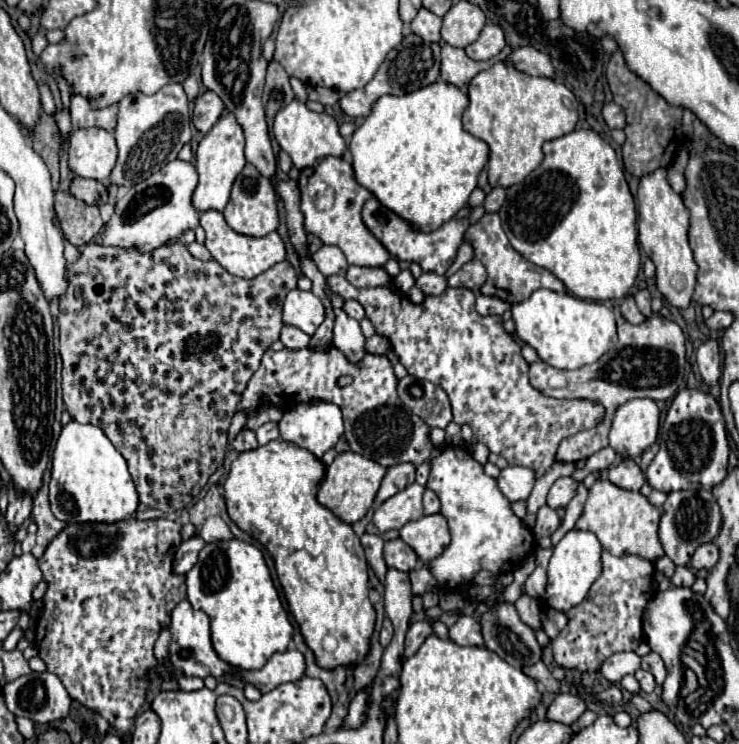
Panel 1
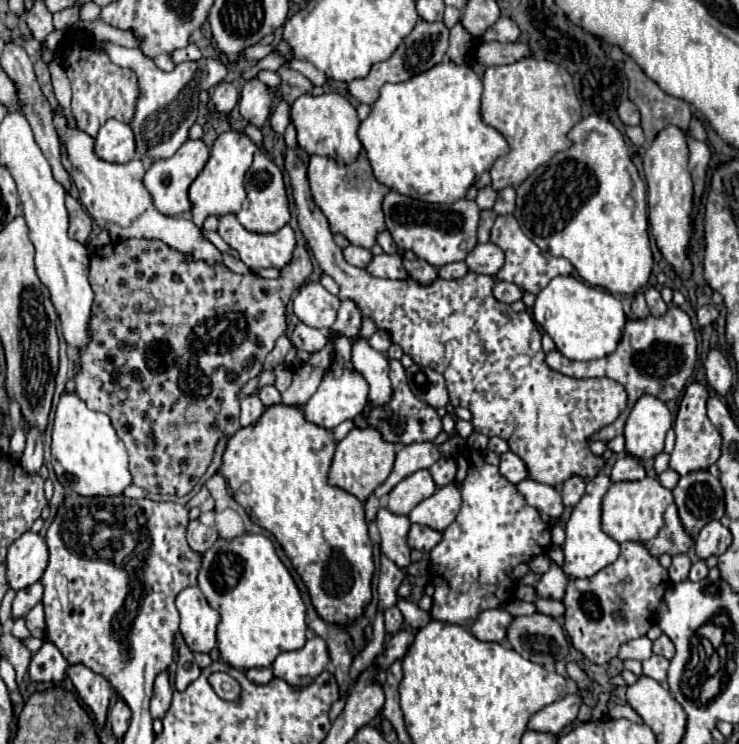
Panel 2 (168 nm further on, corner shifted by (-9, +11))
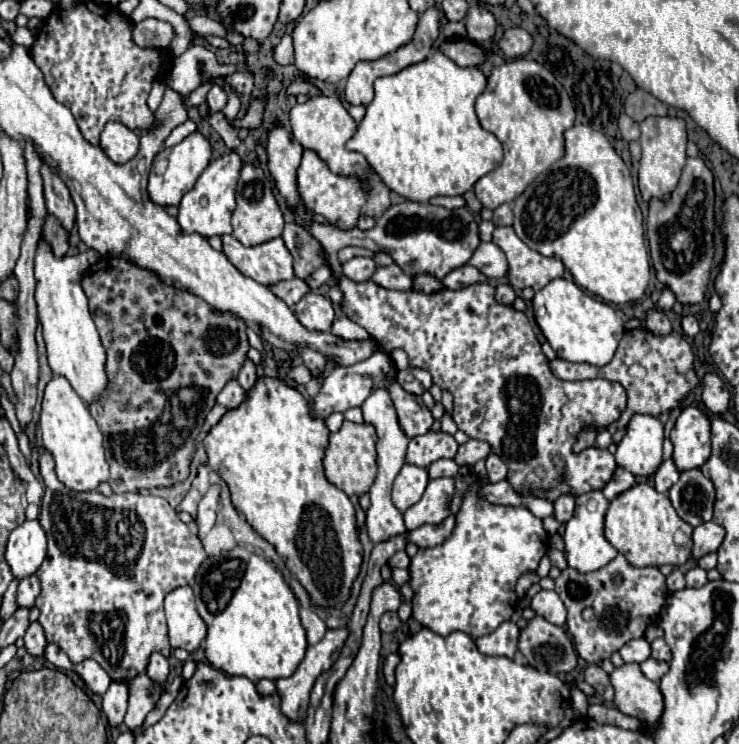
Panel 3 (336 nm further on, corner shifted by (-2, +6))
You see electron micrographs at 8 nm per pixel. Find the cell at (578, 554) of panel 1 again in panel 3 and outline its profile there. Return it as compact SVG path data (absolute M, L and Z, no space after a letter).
M601 491L583 493L577 497L577 507L575 507L573 519L567 521L567 525L565 525L565 535L563 535L565 559L567 559L567 565L571 569L577 569L579 573L589 573L589 571L601 569L617 557L617 549L603 535L603 517L605 517L607 505L609 505L609 501L603 497Z

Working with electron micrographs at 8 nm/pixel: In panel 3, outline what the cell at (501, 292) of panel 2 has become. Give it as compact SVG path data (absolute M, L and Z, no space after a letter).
M507 283L497 285L495 299L499 301L499 305L513 305L513 301L515 301L515 291L513 291L513 287L507 285Z

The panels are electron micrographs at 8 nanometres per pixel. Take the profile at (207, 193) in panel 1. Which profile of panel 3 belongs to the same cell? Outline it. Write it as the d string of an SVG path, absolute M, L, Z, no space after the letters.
M229 151L209 163L201 173L195 187L187 191L179 203L177 221L185 233L199 233L203 237L231 233L231 213L235 209L235 187L241 171L241 157L235 151Z

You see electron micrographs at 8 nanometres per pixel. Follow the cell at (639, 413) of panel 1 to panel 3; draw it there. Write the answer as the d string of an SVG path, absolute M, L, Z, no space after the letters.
M651 415L631 417L625 437L617 445L615 461L633 475L653 475L663 455L663 423Z

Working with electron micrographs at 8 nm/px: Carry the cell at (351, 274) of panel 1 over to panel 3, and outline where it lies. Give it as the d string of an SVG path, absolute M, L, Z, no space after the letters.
M395 263L389 267L377 267L371 281L385 289L397 289L397 291L407 291L413 285L411 277L405 275L403 269L399 269L399 265L395 265Z

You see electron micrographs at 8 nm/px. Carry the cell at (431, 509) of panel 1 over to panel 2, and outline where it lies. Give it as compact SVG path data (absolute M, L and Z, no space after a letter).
M442 458L430 468L430 474L438 488L442 484L450 484L450 482L454 482L454 476L456 476L456 462L452 458Z

